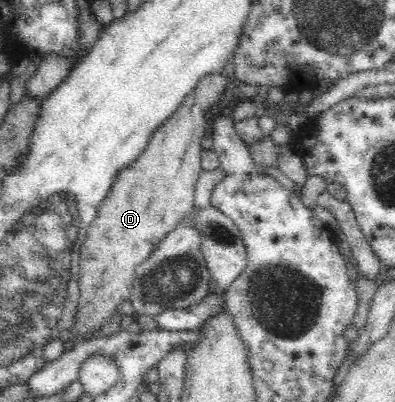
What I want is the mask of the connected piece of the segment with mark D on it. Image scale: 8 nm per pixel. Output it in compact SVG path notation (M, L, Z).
M209 73L199 79L194 89L184 98L181 106L153 132L141 156L114 178L109 196L99 206L97 216L86 232L85 242L80 246L78 280L80 297L75 322L69 328L68 339L81 337L81 341L85 341L93 338L92 333L100 330L105 322L117 314L117 306L129 300L132 282L137 276L137 266L145 262L145 259L151 258L150 254L157 243L187 218L187 212L191 212L194 207L196 182L202 173L201 142L209 126L207 114L217 106L225 84L227 84L227 78L221 74Z

